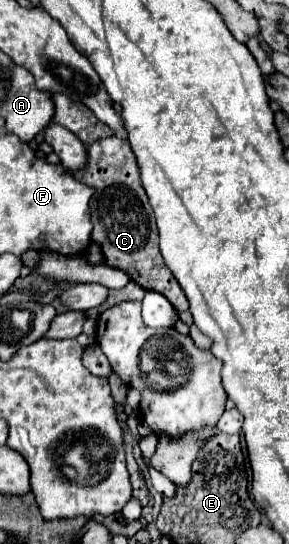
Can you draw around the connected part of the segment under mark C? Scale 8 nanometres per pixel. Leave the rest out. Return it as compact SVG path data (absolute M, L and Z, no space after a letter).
M107 137L95 141L93 145L89 145L87 169L75 171L75 177L95 187L95 195L91 197L91 211L93 211L91 239L103 249L105 263L109 267L117 267L125 271L131 277L131 281L139 283L143 289L163 293L179 313L185 311L187 297L161 257L159 233L157 233L153 209L141 185L139 169L133 151L129 149L129 141L119 137Z

